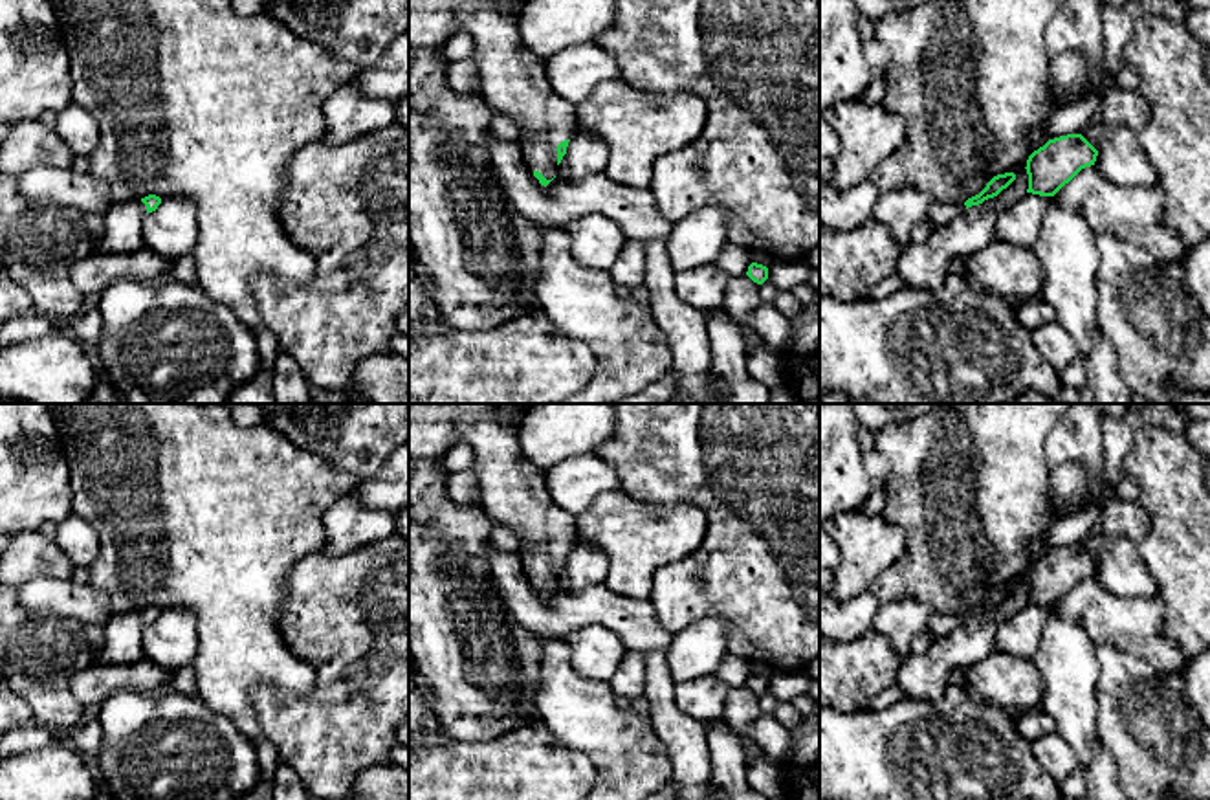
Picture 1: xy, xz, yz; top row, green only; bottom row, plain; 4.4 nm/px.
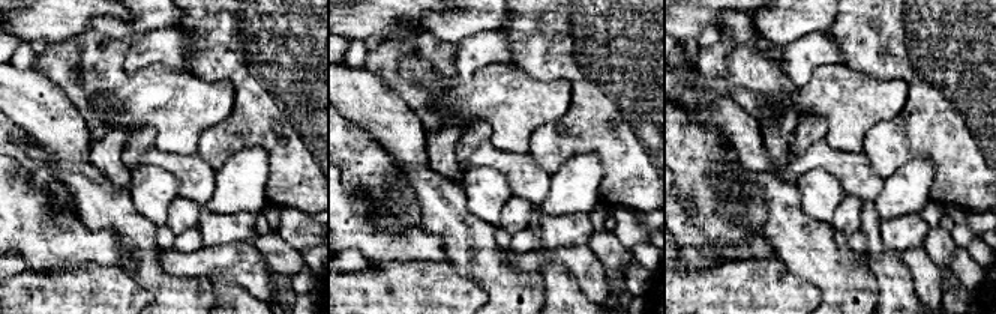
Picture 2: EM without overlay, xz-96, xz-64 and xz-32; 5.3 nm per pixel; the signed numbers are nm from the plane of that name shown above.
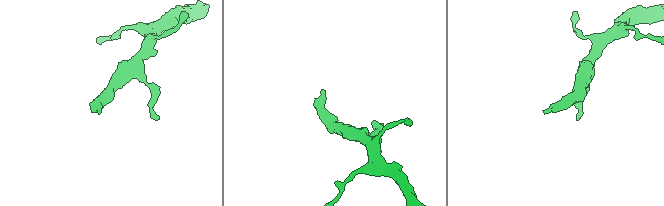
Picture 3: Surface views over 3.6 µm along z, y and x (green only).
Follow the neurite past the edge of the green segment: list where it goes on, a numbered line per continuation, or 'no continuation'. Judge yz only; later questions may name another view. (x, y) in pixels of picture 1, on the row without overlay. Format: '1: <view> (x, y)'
1: yz (939, 624)

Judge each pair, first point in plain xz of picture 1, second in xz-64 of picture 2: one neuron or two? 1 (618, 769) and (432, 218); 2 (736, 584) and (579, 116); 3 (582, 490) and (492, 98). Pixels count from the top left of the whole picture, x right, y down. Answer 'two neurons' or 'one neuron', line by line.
1: one neuron
2: one neuron
3: two neurons

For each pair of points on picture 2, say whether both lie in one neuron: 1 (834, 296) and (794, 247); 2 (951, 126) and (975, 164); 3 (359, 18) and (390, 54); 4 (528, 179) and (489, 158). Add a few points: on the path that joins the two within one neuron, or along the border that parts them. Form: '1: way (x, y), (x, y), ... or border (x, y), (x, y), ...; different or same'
1: way (831, 284), (806, 259); same
2: way (960, 135), (975, 150), (975, 155); same
3: border (384, 38), (401, 39); different
4: way (519, 170), (498, 161); same

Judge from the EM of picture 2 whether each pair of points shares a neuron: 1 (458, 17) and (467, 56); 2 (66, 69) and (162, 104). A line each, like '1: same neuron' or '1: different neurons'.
1: different neurons
2: same neuron

